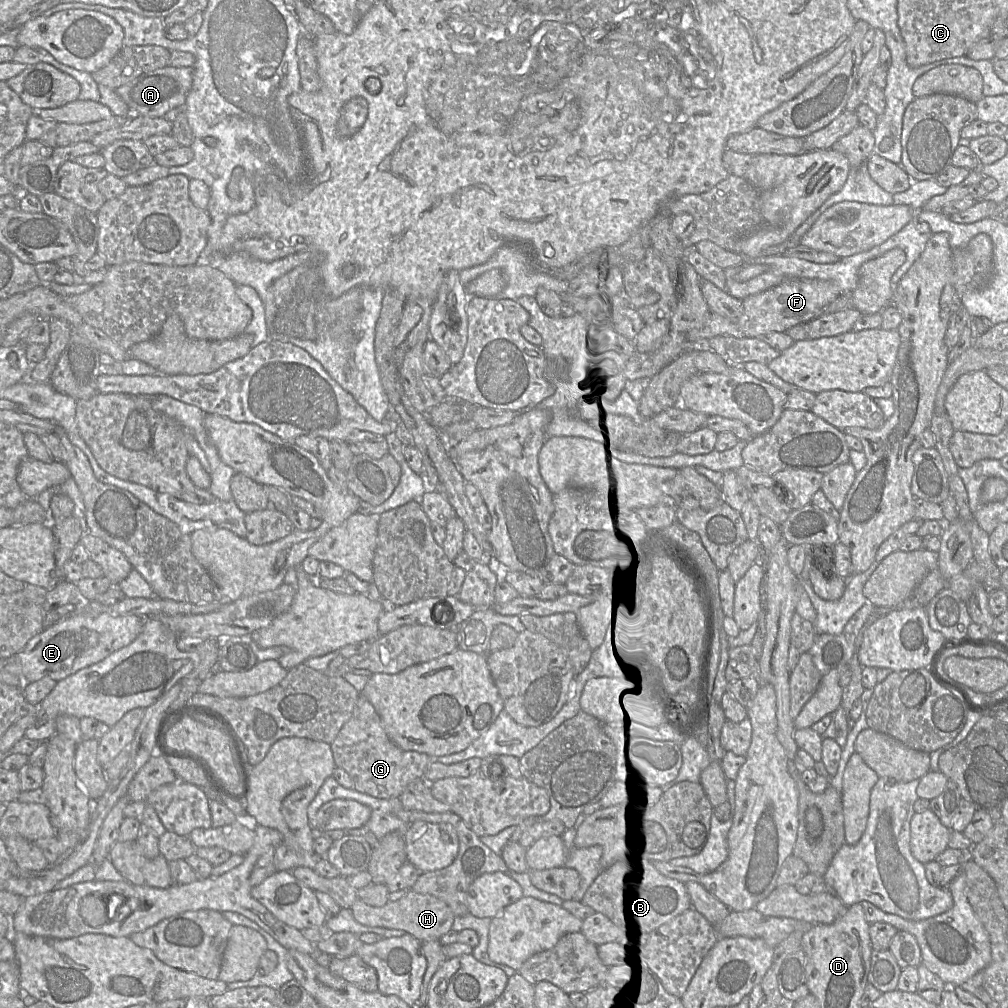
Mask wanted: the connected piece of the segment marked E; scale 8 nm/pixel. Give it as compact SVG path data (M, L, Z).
M102 613L92 617L71 614L53 625L43 628L16 654L23 681L30 683L49 677L58 682L129 645L140 635L143 626L144 618L137 615L112 616Z

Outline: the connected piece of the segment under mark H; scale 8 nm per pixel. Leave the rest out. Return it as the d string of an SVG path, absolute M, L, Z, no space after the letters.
M409 890L400 900L389 901L383 907L369 906L358 898L350 910L355 920L364 926L403 930L420 942L440 940L444 934L452 930L455 918L453 911L445 902L412 890Z

